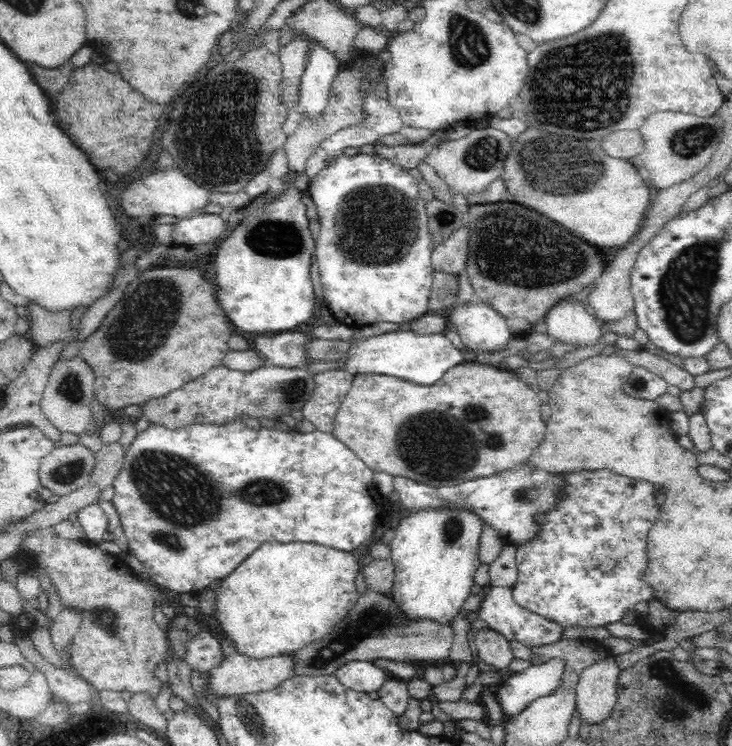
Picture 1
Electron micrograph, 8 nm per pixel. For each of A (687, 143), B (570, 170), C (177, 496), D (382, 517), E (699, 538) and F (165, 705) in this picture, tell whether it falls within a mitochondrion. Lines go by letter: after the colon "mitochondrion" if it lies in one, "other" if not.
A: mitochondrion
B: mitochondrion
C: mitochondrion
D: other
E: other
F: other

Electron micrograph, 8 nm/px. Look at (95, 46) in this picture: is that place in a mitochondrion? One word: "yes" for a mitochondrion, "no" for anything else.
no

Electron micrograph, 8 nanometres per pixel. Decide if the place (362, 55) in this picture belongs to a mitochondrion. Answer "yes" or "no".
no

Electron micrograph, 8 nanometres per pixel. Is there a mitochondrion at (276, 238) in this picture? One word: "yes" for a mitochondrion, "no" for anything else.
yes

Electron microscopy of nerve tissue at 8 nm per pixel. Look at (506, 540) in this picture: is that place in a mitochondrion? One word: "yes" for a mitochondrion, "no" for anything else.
no

